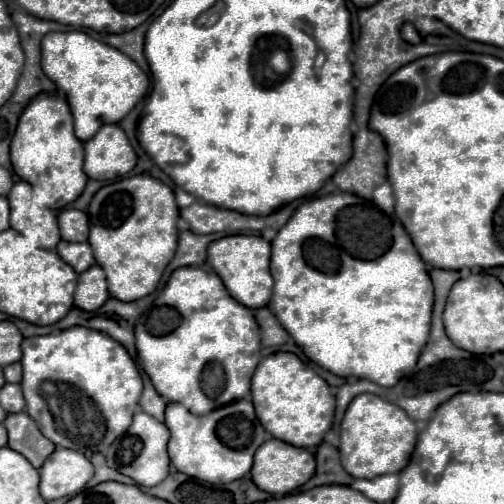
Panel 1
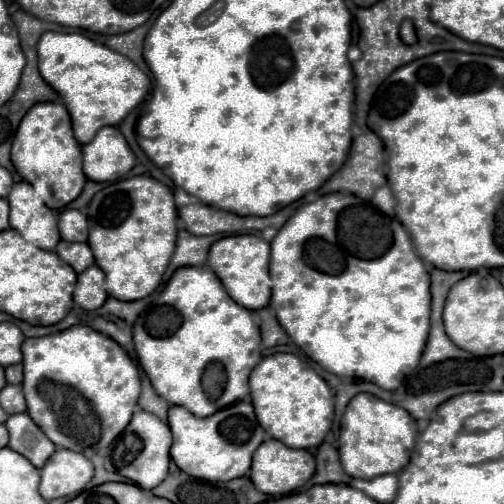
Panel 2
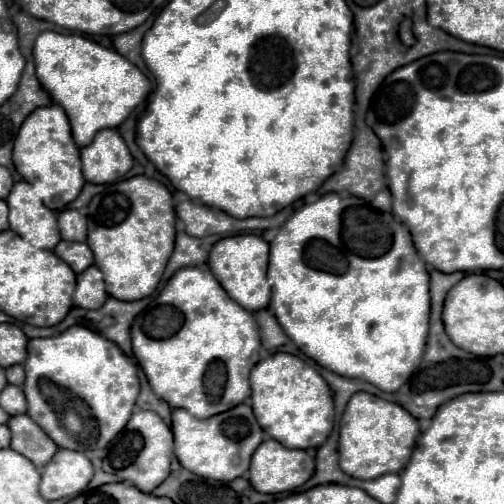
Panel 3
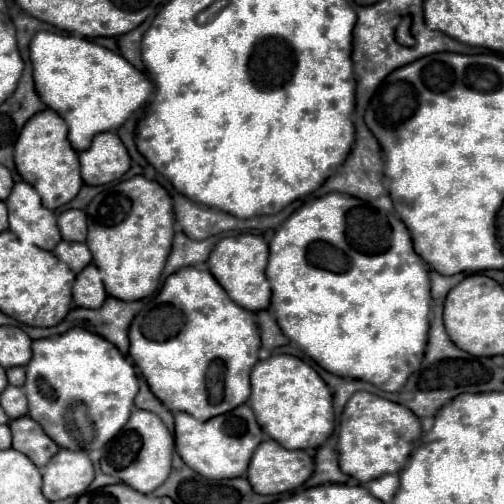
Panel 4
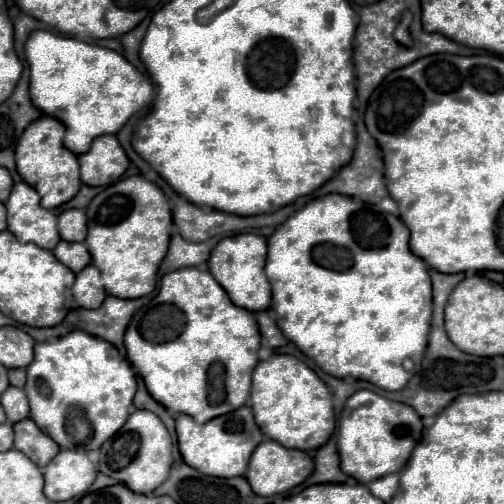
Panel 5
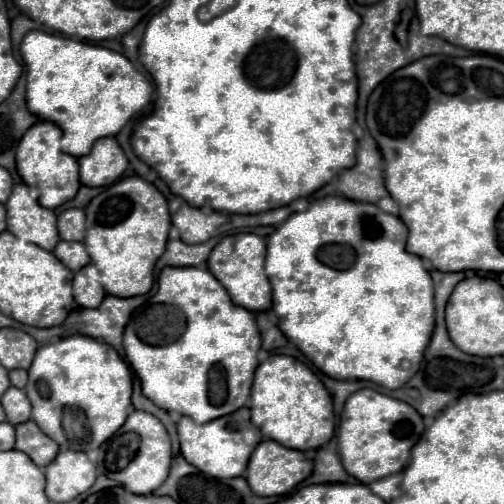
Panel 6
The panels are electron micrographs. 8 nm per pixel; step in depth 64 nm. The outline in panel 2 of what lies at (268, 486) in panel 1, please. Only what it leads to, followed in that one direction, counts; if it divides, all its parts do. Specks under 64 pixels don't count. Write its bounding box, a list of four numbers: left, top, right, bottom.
[250,440,314,494]

